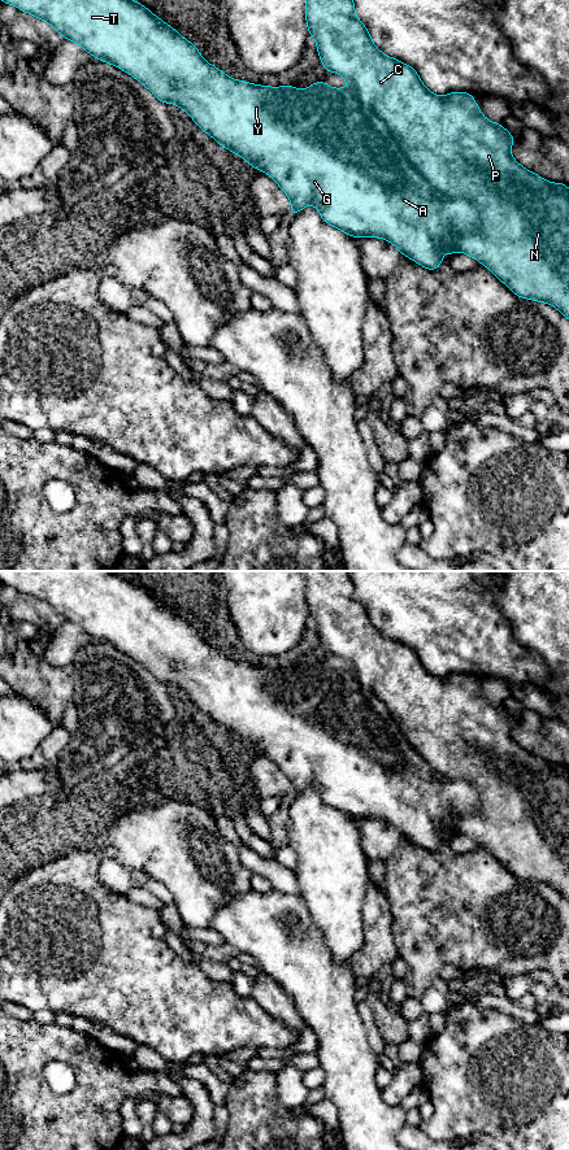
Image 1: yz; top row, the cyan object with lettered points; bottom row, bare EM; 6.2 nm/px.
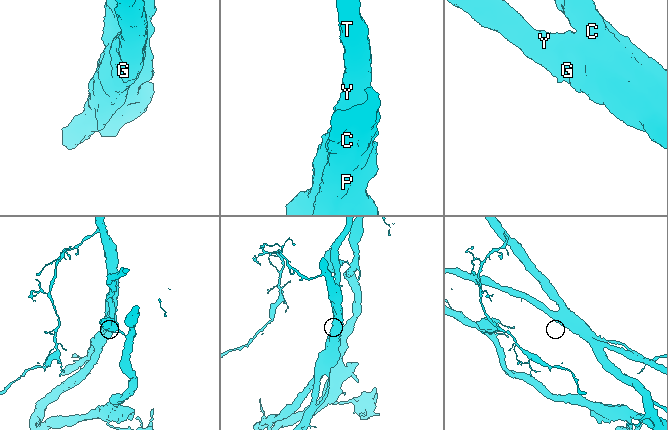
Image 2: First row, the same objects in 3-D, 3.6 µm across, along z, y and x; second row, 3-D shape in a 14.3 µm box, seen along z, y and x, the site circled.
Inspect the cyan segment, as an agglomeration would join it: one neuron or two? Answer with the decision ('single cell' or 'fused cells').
fused cells

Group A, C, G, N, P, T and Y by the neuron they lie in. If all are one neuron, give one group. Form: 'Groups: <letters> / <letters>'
Groups: A G T Y / C N P

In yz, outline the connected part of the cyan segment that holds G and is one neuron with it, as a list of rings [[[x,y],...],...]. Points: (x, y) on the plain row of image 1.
[[[0,571],[0,581],[48,604],[64,620],[129,654],[161,684],[182,689],[218,726],[265,753],[288,777],[291,797],[314,787],[327,806],[353,819],[391,823],[401,836],[427,851],[439,849],[446,832],[451,837],[459,832],[459,818],[481,814],[478,792],[465,781],[442,779],[435,774],[403,735],[386,705],[360,683],[349,667],[333,670],[322,662],[297,671],[291,666],[269,668],[233,661],[207,644],[192,624],[147,588],[116,571]]]

